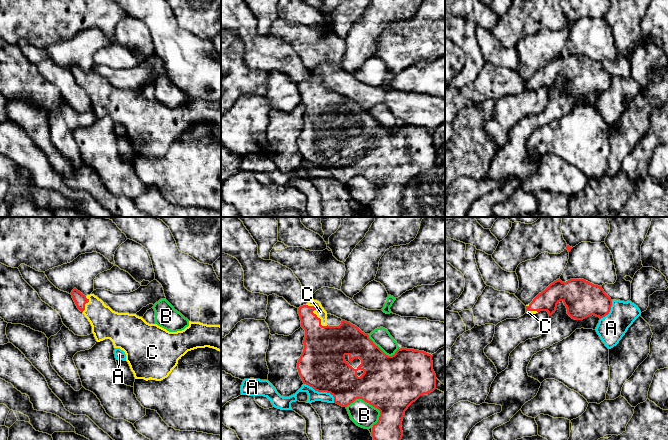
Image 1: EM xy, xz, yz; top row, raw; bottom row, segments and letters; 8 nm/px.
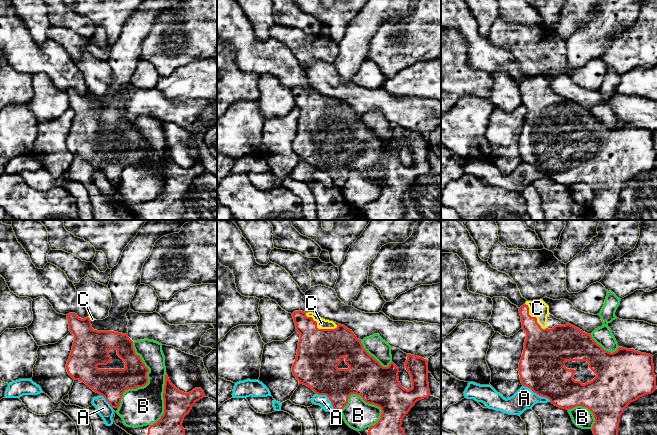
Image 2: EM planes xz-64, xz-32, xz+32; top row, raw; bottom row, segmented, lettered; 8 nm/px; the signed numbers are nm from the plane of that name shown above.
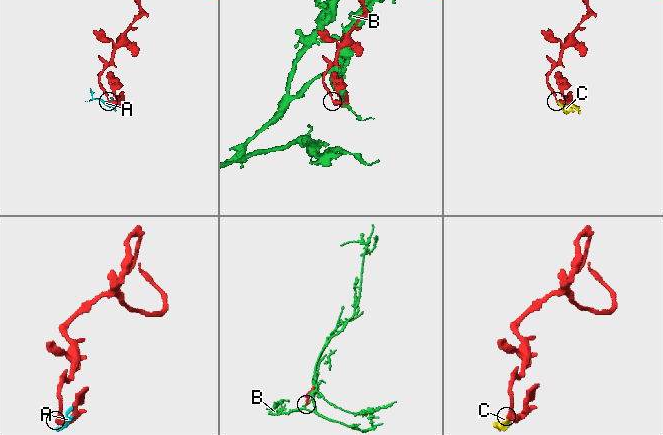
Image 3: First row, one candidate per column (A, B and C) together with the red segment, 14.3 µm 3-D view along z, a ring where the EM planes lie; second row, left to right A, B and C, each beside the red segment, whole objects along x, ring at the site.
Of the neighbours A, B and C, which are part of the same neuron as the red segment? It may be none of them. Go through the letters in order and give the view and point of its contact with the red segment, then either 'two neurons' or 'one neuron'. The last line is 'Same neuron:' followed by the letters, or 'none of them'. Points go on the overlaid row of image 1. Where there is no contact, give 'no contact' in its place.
A: xz (321, 391) | two neurons
B: xz (367, 402) | two neurons
C: xz (313, 313) | one neuron
Same neuron: C

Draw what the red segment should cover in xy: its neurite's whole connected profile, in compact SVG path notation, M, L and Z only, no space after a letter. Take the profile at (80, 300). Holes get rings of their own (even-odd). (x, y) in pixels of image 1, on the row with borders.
M74 288L71 292L77 308L85 315L92 326L92 333L97 342L110 339L114 348L120 348L126 354L135 379L161 381L169 376L188 351L197 348L213 348L221 352L221 326L207 325L189 321L189 326L182 331L169 332L157 324L149 324L136 314L118 313L94 294L83 295Z

